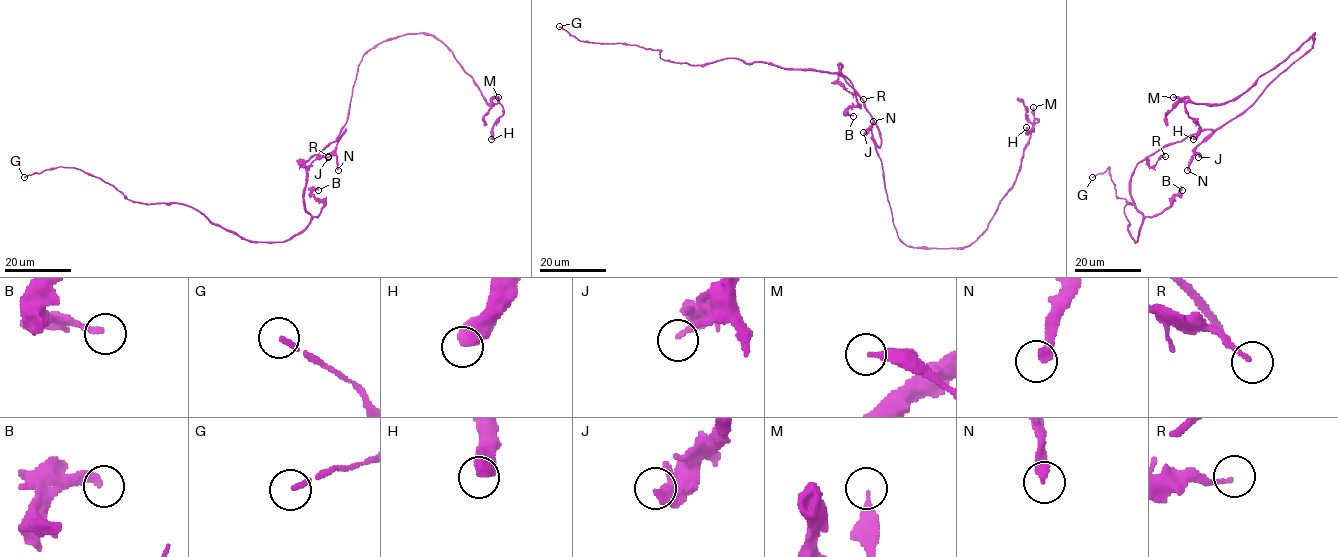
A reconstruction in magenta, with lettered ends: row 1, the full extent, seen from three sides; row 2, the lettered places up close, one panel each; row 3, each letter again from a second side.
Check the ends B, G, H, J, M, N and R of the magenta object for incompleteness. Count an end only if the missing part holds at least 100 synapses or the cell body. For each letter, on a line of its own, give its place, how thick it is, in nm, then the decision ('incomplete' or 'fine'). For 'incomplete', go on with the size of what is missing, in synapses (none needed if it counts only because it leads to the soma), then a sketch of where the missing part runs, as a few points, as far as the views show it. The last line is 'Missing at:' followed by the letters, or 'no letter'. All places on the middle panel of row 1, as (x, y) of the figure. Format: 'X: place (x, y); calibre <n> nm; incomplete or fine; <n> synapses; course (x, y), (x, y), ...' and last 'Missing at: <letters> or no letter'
B: place (853, 116); calibre 220 nm; fine
G: place (559, 26); calibre 180 nm; fine
H: place (1026, 127); calibre 600 nm; fine
J: place (863, 132); calibre 360 nm; fine
M: place (1033, 107); calibre 280 nm; fine
N: place (873, 121); calibre 320 nm; fine
R: place (863, 99); calibre 140 nm; fine
Missing at: no letter

